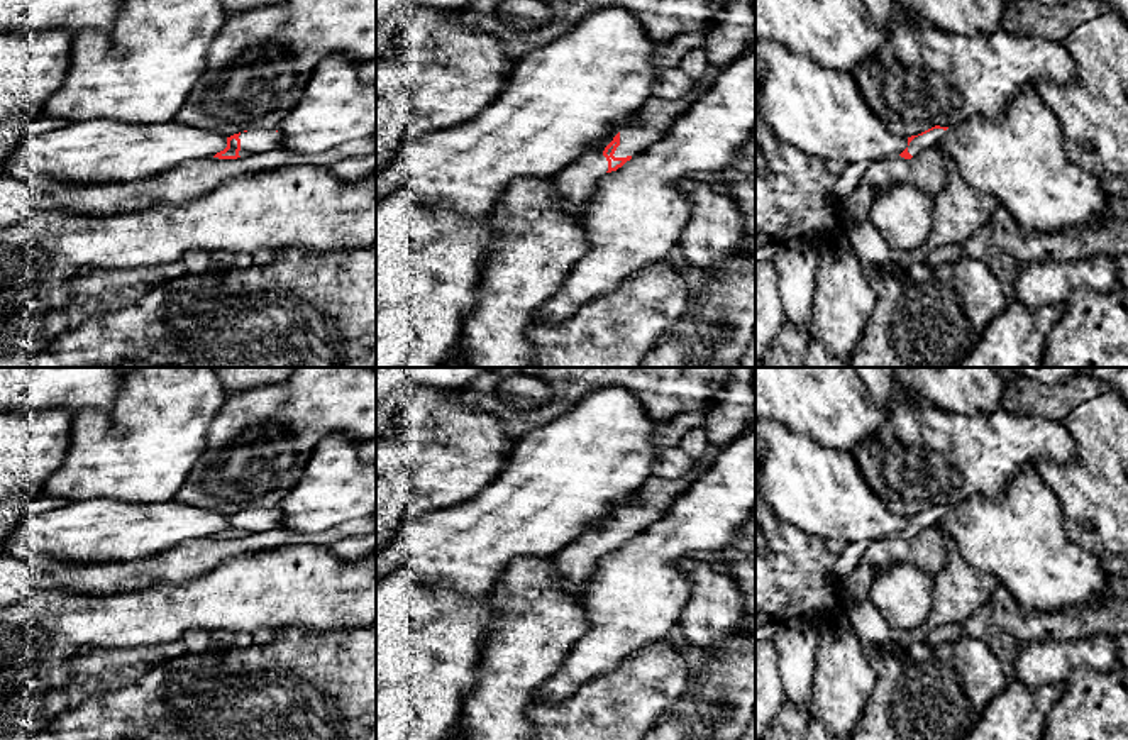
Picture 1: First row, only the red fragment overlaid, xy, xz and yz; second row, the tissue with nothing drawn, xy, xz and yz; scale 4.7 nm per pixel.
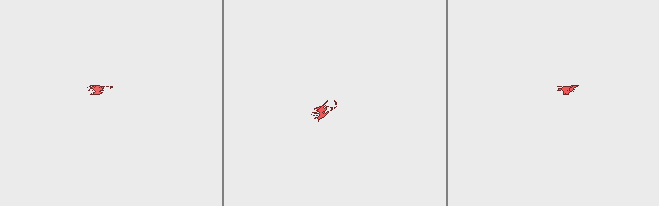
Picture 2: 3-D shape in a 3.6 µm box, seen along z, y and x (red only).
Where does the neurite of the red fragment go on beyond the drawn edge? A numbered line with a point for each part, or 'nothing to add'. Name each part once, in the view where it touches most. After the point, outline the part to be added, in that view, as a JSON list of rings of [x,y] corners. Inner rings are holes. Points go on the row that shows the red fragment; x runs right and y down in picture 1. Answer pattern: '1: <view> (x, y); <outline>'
1: xz (656, 115); [[[711,64],[701,78],[694,80],[693,91],[681,100],[662,100],[655,95],[649,97],[639,108],[637,119],[620,132],[620,146],[615,157],[627,157],[642,152],[688,110],[723,71],[727,64]]]
2: yz (932, 139); [[[933,129],[923,135],[915,137],[908,146],[908,152],[913,157],[918,156],[923,149],[937,149],[940,154],[943,154],[943,151],[940,149],[940,141],[943,134],[945,134],[943,129]]]

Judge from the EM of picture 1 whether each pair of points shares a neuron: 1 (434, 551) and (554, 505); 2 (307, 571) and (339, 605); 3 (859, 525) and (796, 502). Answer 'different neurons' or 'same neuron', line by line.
1: same neuron
2: same neuron
3: same neuron

